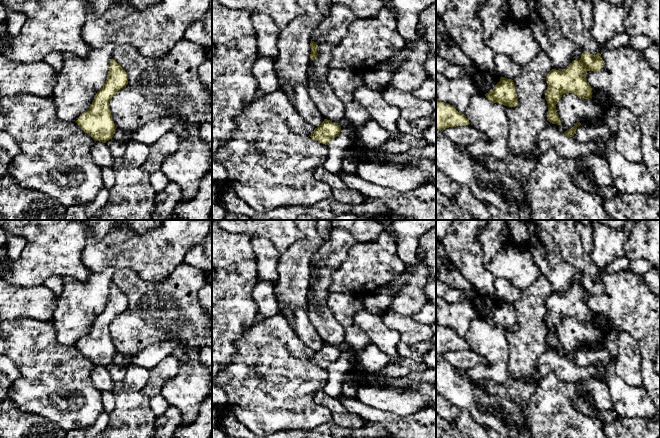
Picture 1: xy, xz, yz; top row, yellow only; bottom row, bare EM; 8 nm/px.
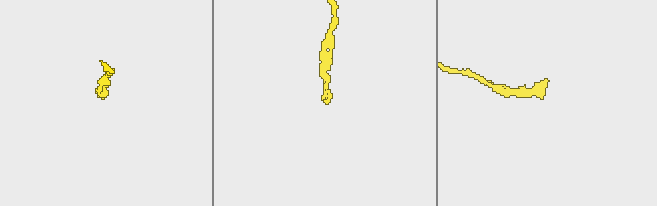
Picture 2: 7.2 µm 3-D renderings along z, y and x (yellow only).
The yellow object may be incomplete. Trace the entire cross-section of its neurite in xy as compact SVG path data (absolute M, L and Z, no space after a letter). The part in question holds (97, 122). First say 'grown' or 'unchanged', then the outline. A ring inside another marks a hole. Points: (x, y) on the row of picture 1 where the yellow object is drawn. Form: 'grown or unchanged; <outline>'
unchanged; M112 59L105 84L95 95L90 108L75 121L94 141L106 143L112 139L116 126L112 119L109 102L127 84L127 73Z

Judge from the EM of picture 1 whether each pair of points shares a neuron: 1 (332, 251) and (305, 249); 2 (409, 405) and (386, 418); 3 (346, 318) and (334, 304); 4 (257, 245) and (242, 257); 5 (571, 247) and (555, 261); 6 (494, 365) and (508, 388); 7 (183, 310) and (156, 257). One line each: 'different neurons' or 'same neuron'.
1: different neurons
2: different neurons
3: same neuron
4: different neurons
5: different neurons
6: different neurons
7: different neurons

